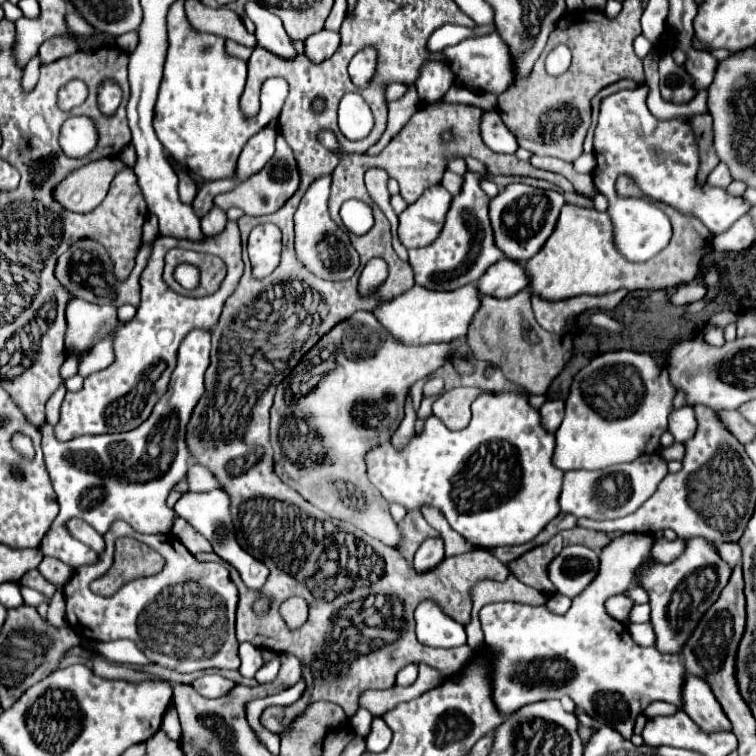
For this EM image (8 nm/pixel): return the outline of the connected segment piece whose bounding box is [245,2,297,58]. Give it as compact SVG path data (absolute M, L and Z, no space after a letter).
M247 2L245 4L245 14L253 20L255 24L255 38L257 44L267 48L269 52L285 58L293 58L297 52L293 52L291 38L287 36L281 20L269 12L263 4L259 2Z

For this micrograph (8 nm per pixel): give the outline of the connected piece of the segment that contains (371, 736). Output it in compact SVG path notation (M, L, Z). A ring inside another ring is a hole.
M373 718L371 732L365 738L367 750L369 752L383 752L389 746L389 740L391 740L391 732L389 732L387 724L381 718Z

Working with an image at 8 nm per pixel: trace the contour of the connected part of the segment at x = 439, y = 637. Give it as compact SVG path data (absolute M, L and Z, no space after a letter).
M423 602L415 610L417 638L425 646L453 648L465 644L465 628L445 616L435 602Z

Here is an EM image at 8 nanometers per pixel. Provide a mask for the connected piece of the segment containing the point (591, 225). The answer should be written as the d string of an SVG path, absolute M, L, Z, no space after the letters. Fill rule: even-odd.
M565 204L561 208L557 226L545 246L525 262L525 272L529 276L529 292L549 302L567 300L573 296L589 294L607 294L613 290L667 290L679 284L687 284L697 276L697 258L693 250L705 246L713 240L713 234L695 218L675 208L661 204L661 210L669 216L673 226L673 238L667 248L645 264L629 264L623 256L617 256L617 250L611 242L611 224L609 216L599 214L593 208L579 208Z

